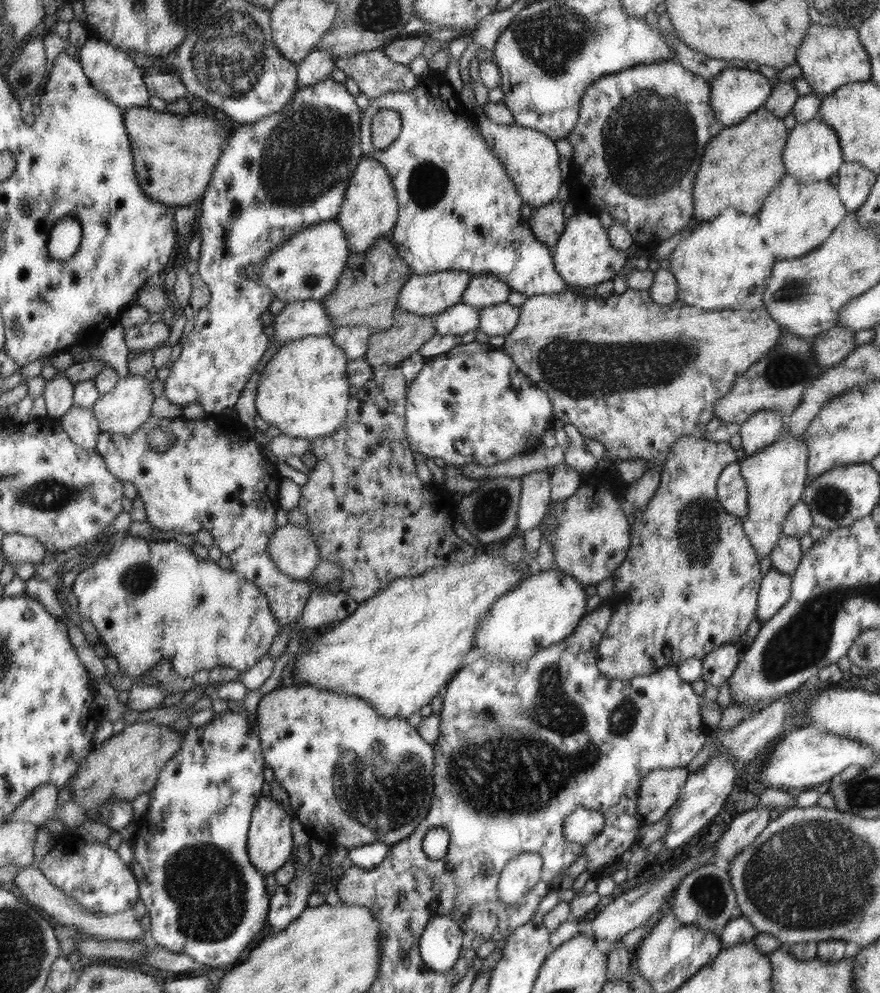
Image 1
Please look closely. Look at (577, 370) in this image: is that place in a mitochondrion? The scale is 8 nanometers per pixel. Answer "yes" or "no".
yes

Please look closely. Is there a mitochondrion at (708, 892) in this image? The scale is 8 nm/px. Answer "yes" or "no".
yes

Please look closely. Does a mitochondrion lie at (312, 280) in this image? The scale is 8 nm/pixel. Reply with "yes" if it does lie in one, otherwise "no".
yes

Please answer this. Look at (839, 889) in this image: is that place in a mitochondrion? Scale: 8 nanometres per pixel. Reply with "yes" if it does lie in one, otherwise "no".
yes

